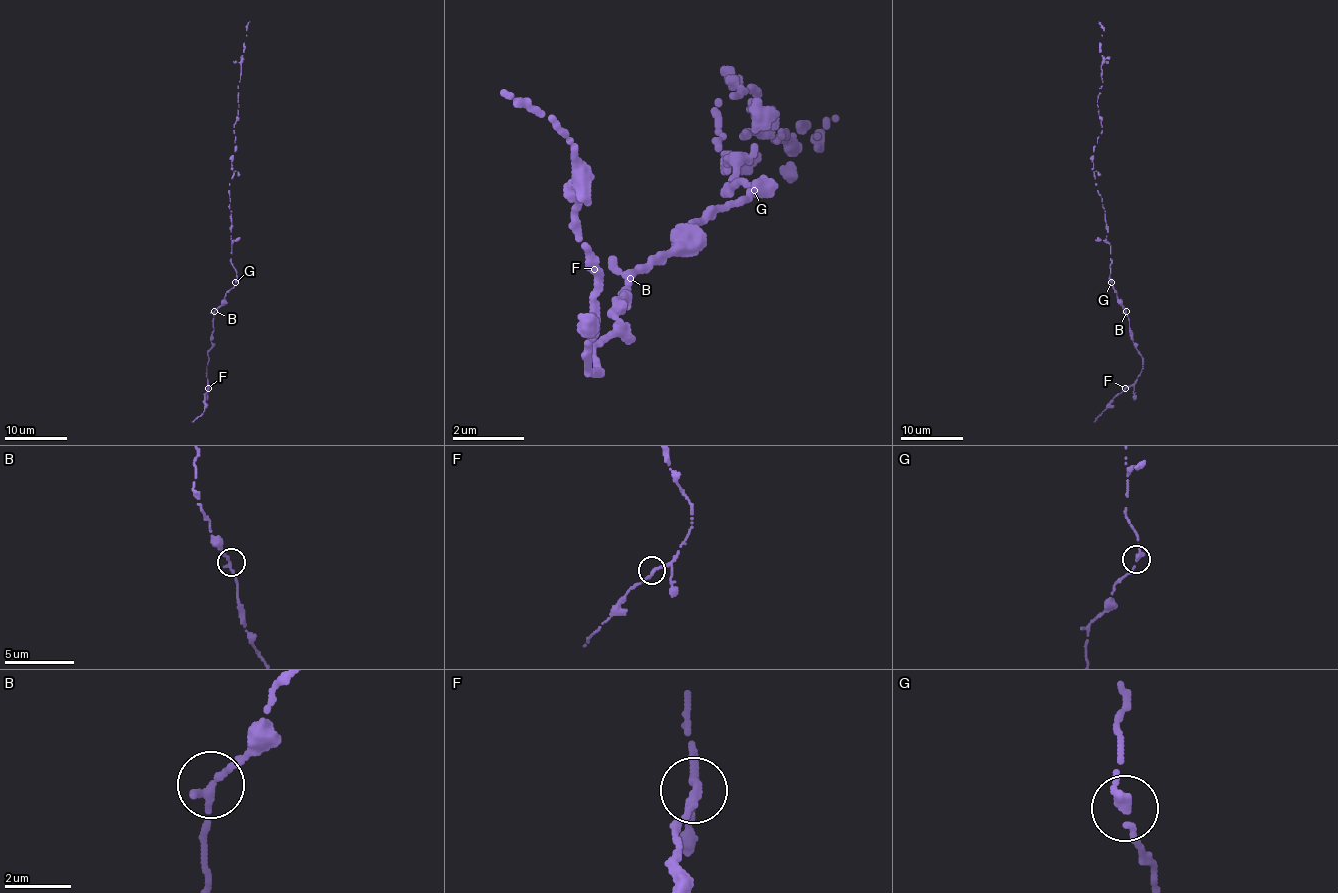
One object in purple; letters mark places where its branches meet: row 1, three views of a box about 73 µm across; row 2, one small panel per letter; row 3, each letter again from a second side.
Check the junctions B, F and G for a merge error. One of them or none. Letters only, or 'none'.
none

